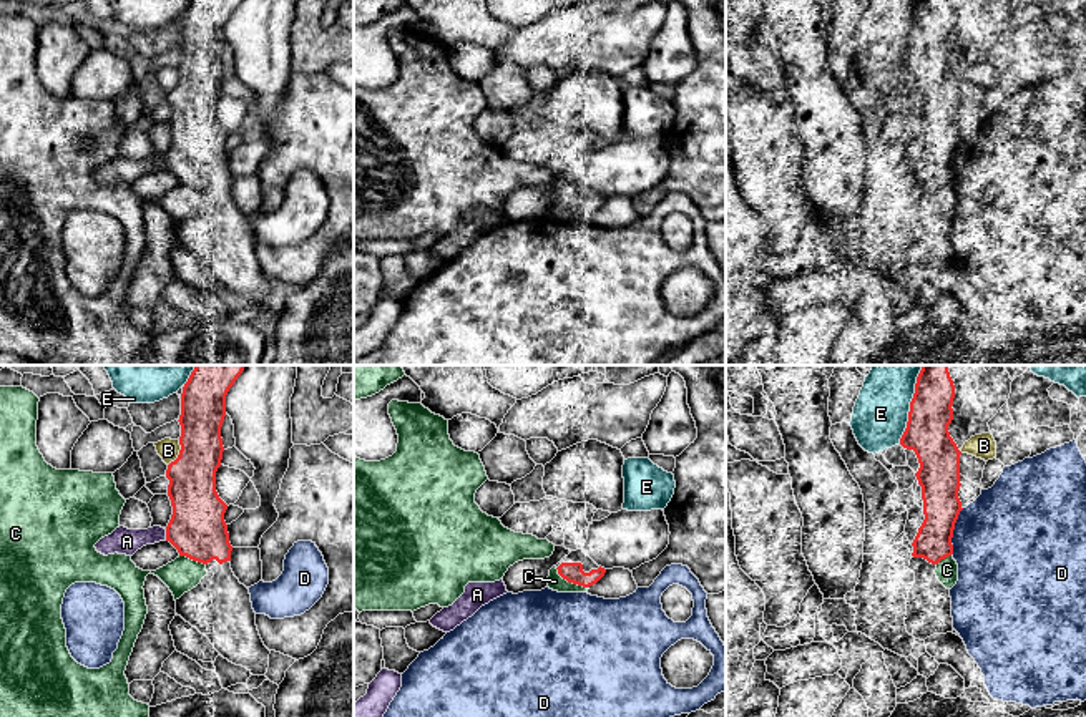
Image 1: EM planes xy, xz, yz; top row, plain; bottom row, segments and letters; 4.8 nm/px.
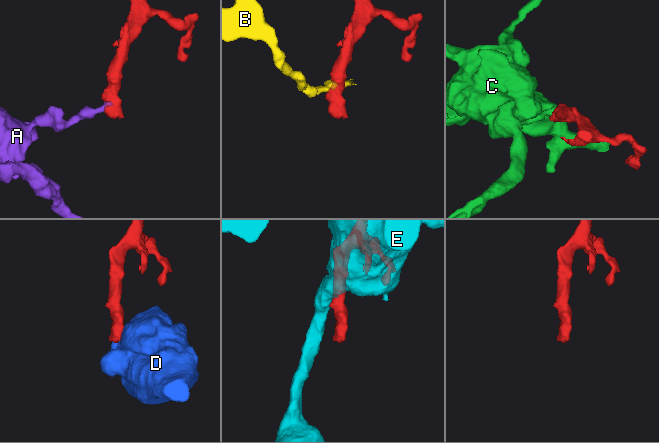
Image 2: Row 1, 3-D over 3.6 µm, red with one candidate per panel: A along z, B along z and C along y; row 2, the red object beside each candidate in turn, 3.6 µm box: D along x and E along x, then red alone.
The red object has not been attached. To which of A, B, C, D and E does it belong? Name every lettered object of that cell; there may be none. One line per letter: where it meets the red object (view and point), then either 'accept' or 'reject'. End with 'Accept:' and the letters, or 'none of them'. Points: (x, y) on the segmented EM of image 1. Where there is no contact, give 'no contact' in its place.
A: xy (166, 535) | reject
B: xy (180, 453) | reject
C: xz (570, 581) | reject
D: yz (952, 531) | reject
E: yz (910, 404) | reject
Accept: none of them

